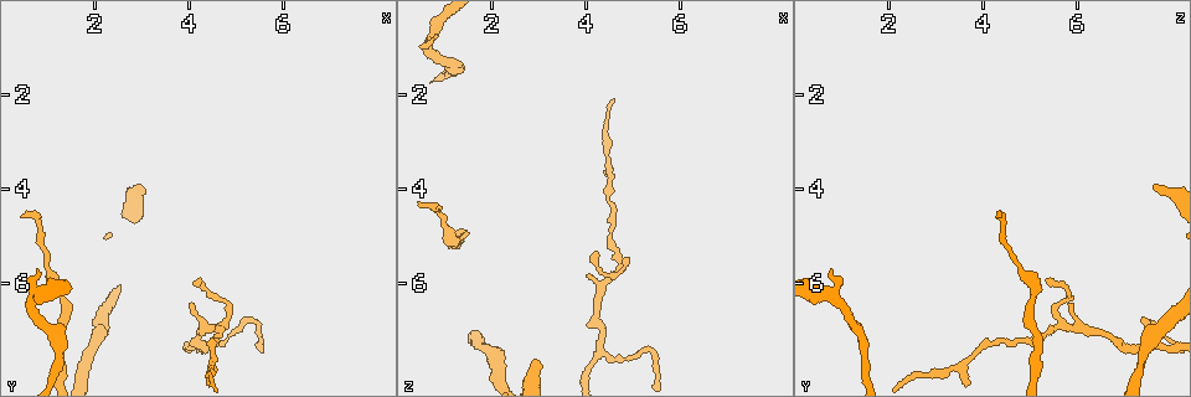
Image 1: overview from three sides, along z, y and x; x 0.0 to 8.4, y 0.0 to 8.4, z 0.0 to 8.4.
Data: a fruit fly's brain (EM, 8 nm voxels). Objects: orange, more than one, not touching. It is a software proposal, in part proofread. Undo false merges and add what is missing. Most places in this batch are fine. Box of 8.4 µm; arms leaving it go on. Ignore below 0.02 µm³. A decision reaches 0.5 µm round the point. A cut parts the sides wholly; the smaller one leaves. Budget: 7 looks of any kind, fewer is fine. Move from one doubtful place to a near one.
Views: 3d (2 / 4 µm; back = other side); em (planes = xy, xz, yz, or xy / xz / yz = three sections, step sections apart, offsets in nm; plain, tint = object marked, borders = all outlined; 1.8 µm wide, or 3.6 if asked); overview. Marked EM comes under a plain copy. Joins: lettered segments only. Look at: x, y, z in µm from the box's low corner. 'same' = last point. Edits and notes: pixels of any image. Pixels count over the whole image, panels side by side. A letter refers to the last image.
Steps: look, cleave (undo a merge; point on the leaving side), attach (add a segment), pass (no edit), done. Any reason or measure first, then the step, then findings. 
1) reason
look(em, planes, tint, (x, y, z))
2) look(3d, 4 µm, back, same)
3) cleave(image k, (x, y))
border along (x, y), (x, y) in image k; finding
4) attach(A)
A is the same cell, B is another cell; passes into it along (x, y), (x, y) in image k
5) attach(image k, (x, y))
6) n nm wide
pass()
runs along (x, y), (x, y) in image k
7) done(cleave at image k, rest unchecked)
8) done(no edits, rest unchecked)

branch stops here
look(em, yz, step 16, borders, (0.80, 5.70, 0.80))

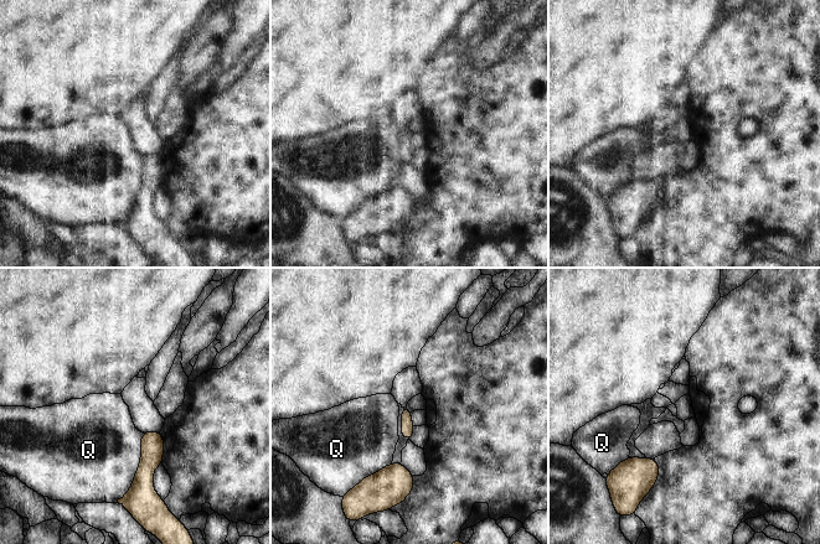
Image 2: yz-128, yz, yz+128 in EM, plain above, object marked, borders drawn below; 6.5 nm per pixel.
Q touches over 400 nm
pass()
Q is another cell; border along (143, 433), (142, 461), (128, 491) in image 2; no lettered segment goes on from it

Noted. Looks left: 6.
abrupt turn
look(em, yz, step 16, tint, (4.75, 6.90, 5.75))

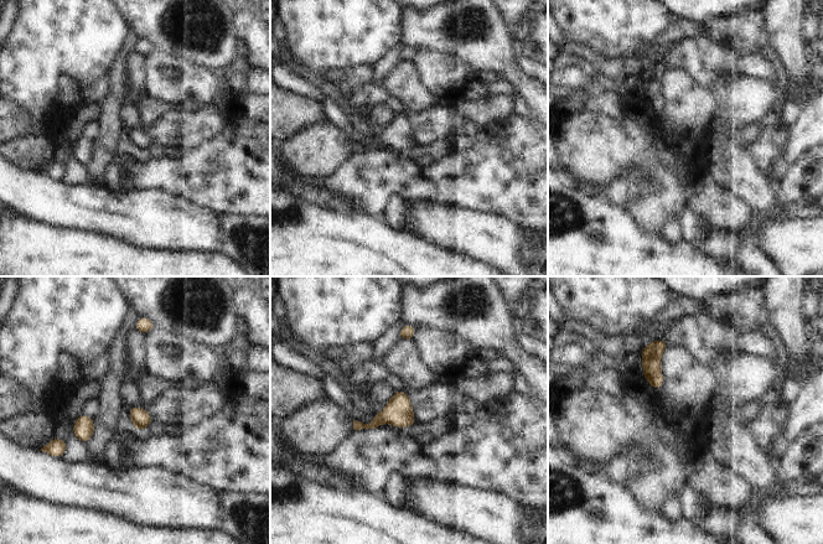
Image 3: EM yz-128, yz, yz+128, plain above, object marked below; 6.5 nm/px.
cut it another way
look(em, planes, borders, same)

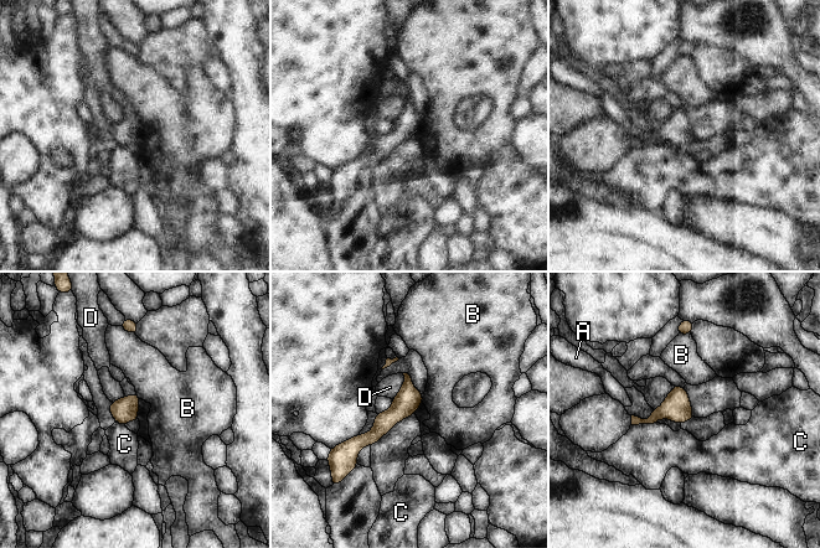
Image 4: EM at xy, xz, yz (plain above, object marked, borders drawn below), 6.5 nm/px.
160 nm wide
pass()
A, B, C and D are other cells; one neuron here

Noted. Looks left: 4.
long arm stops here
look(em, xz, step 8, tint, (2.95, 3.95, 7.60))

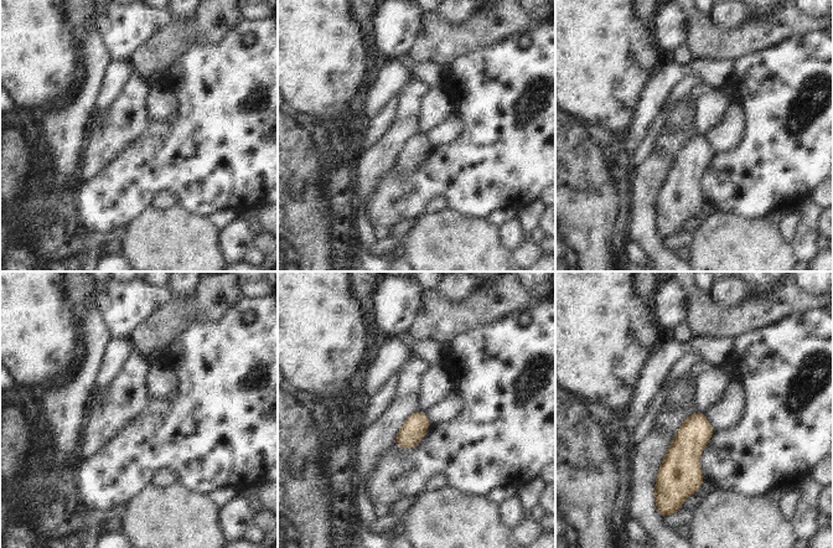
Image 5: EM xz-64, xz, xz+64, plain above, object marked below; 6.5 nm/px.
look(em, planes, borders, same)

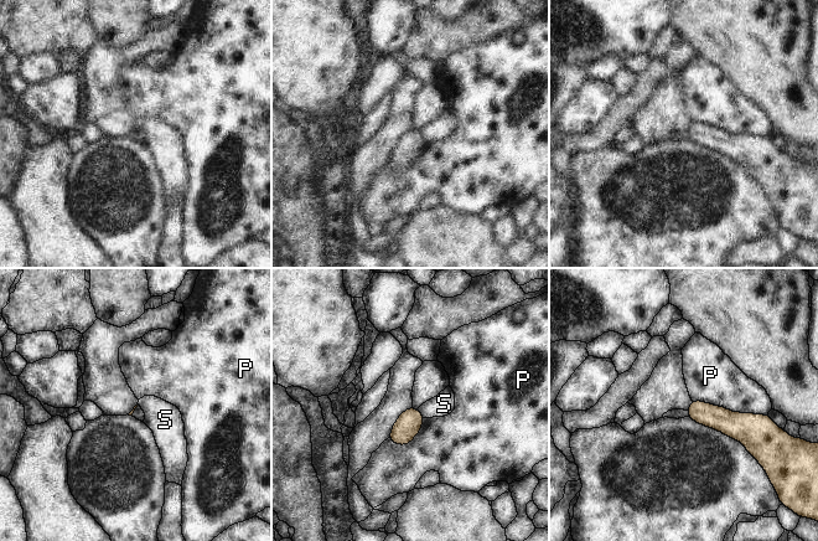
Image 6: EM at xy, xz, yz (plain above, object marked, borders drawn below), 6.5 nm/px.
pass()
P and S are other cells; border along (417, 410), (424, 417) in image 6; none of them fits

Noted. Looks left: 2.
done(no edits, rest unchecked)

